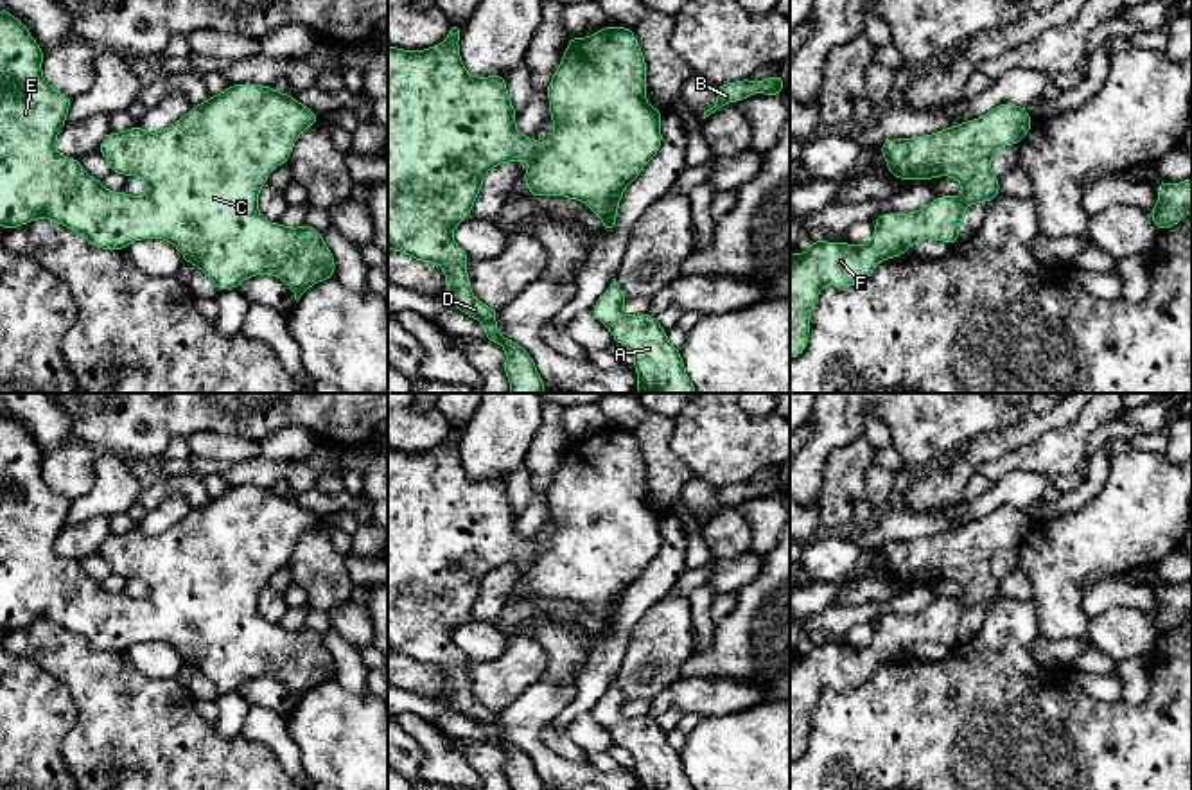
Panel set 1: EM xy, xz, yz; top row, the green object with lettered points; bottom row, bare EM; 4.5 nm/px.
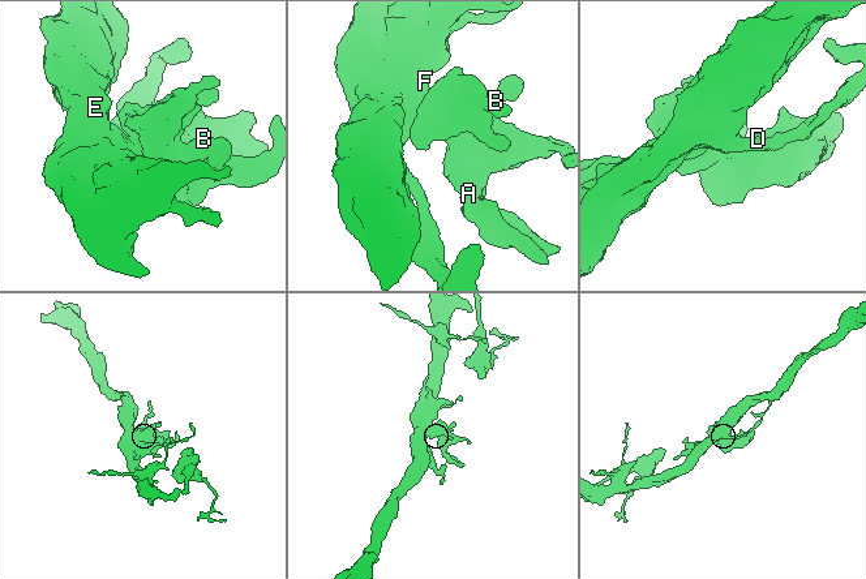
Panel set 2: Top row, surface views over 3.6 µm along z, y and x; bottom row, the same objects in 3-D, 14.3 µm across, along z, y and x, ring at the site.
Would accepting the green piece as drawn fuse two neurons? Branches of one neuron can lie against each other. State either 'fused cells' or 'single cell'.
single cell

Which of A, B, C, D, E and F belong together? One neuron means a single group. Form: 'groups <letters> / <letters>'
groups A B C D E F

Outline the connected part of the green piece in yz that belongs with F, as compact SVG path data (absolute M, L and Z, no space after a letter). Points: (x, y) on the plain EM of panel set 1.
M1002 505L978 521L950 528L932 537L885 542L878 551L887 564L890 578L908 584L950 578L962 587L964 596L960 600L939 598L910 616L890 614L878 618L874 621L872 643L862 648L828 645L817 639L806 655L790 654L790 761L799 759L808 749L810 715L819 704L819 695L824 688L855 688L865 682L881 663L908 655L908 650L923 641L935 641L955 648L966 609L989 605L1000 596L1000 582L991 573L993 557L1004 548L1020 546L1030 533L1030 528L1032 519L1025 510Z

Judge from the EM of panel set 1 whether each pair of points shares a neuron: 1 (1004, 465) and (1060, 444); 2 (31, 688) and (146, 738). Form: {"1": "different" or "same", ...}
{"1": "same", "2": "different"}

